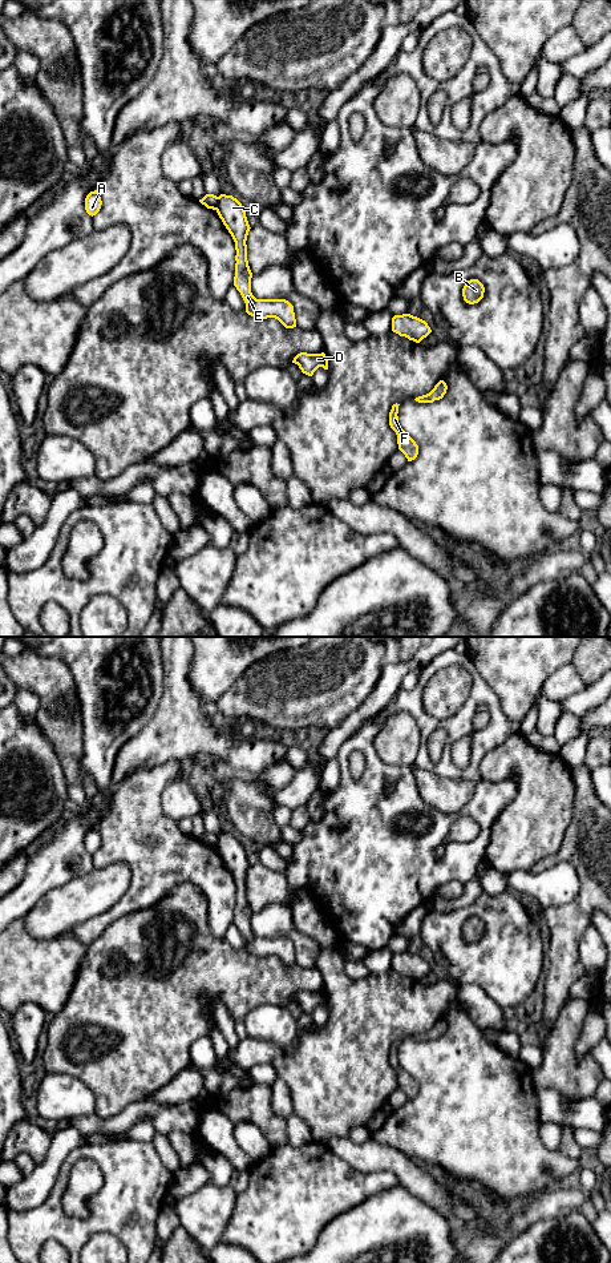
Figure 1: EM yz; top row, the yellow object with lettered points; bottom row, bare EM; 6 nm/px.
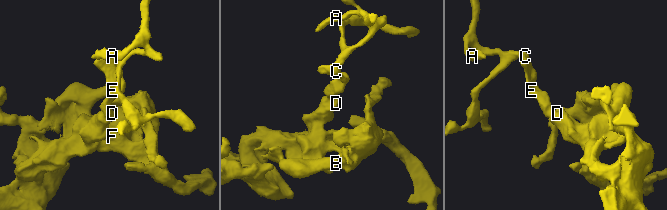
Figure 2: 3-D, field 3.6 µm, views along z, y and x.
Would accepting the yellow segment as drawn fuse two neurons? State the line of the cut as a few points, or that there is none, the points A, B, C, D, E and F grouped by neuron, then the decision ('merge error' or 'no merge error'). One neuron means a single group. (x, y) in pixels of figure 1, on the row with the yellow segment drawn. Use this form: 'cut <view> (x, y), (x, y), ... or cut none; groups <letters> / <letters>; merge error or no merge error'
cut yz (219, 197), (215, 209); groups A / B C D E F; merge error

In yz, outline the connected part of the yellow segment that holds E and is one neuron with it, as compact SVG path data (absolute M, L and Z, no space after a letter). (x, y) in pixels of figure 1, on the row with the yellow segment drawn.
M220 194L217 213L235 242L234 286L240 292L246 312L258 319L275 318L286 328L296 327L294 306L286 299L256 299L251 292L252 273L247 261L247 235L250 225L242 203L232 195Z

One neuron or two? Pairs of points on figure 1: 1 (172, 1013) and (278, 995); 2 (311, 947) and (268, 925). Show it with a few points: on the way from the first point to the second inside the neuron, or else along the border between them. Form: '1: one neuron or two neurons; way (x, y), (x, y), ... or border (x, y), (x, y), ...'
1: one neuron; way (198, 988), (251, 988)
2: one neuron; way (300, 941), (286, 927), (279, 925)

